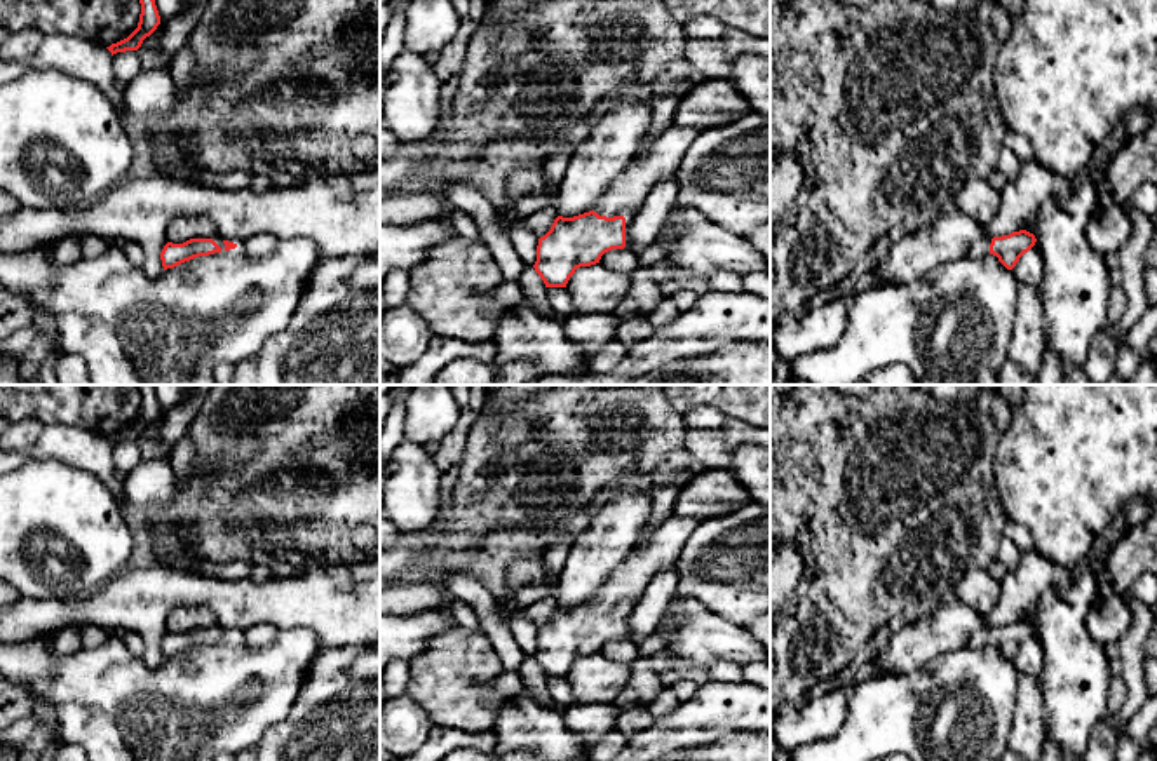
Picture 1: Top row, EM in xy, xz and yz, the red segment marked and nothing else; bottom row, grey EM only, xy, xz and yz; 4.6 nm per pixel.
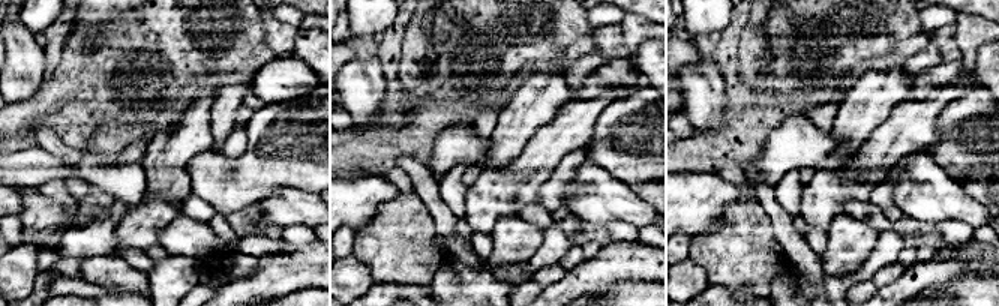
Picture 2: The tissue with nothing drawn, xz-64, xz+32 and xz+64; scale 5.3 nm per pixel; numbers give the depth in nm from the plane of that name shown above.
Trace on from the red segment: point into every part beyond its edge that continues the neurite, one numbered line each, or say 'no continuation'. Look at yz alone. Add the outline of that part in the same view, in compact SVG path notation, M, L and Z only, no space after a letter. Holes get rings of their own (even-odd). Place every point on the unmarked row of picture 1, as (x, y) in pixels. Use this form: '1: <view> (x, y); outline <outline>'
1: yz (981, 636); outline M988 625L979 627L979 629L971 636L967 646L972 646L972 648L988 646L988 644L990 644L990 634L991 634L991 627L988 627Z

